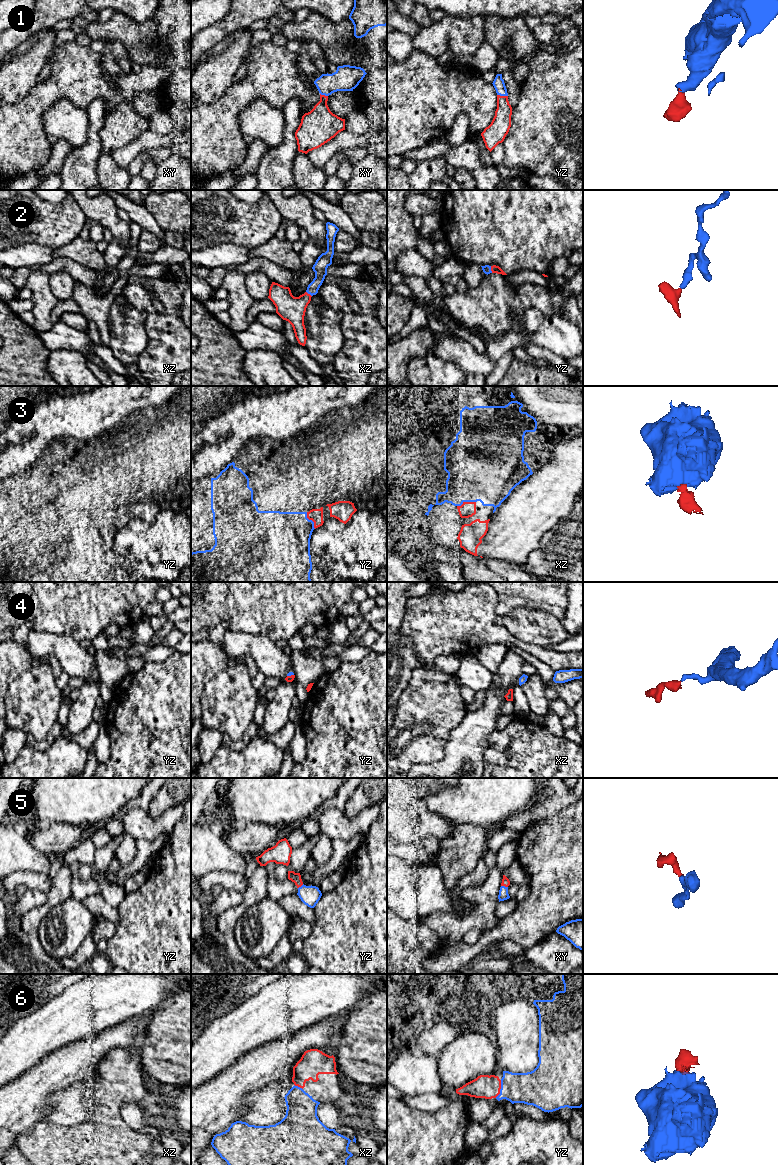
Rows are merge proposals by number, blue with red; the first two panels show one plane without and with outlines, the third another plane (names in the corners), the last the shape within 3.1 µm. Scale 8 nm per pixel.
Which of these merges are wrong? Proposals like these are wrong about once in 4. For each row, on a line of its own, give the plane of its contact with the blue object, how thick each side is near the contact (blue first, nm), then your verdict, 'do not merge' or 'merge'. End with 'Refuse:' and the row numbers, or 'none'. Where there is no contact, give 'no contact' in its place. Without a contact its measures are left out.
1: meets blue in yz; 90 nm thick on the blue side, 160 nm on the other; merge
2: meets blue in yz; 70 nm thick on the blue side, 60 nm on the other; merge
3: meets blue in xz; 460 nm thick on the blue side, 120 nm on the other; merge
4: meets blue in yz; 30 nm thick on the blue side, 50 nm on the other; merge
5: meets blue in xy; 80 nm thick on the blue side, 60 nm on the other; merge
6: meets blue in yz; 260 nm thick on the blue side, 190 nm on the other; merge
Refuse: none

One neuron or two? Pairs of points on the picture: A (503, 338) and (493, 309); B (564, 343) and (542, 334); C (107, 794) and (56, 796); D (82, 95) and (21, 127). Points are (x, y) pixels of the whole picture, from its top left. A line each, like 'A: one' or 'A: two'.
A: two
B: one
C: one
D: one

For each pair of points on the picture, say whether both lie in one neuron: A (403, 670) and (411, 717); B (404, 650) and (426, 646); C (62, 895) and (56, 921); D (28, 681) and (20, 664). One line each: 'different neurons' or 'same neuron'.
A: different neurons
B: different neurons
C: different neurons
D: different neurons

